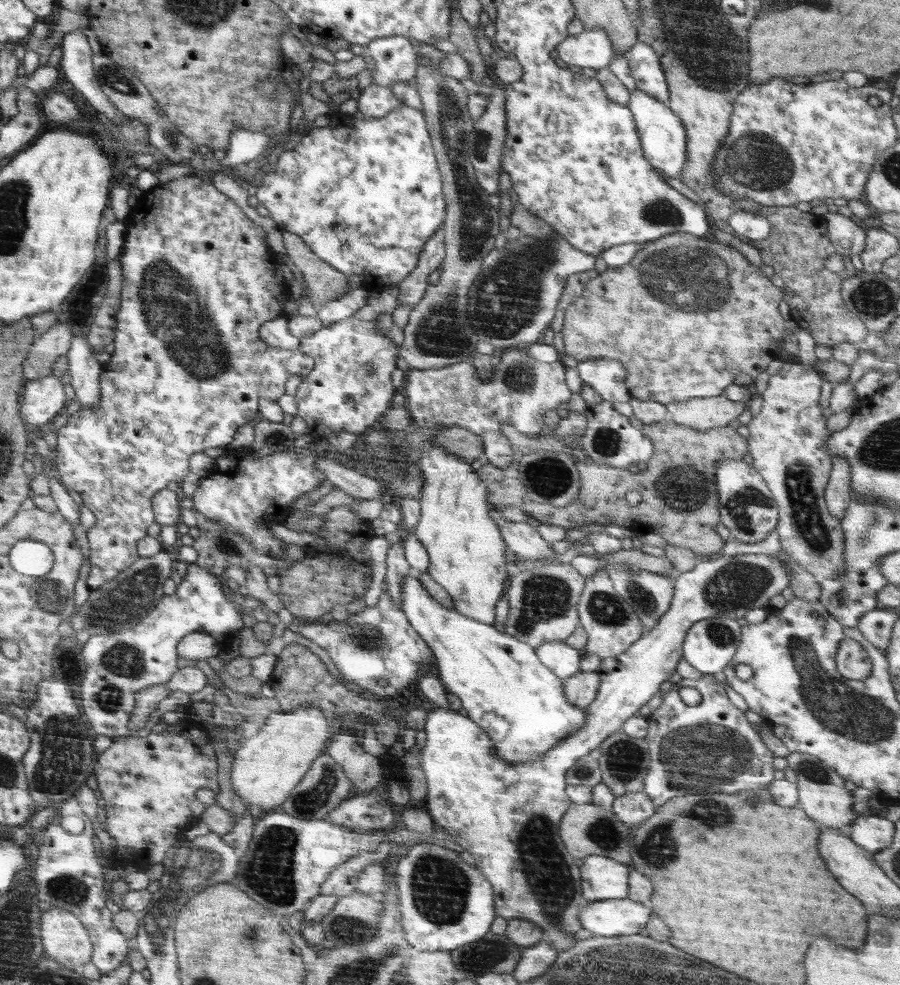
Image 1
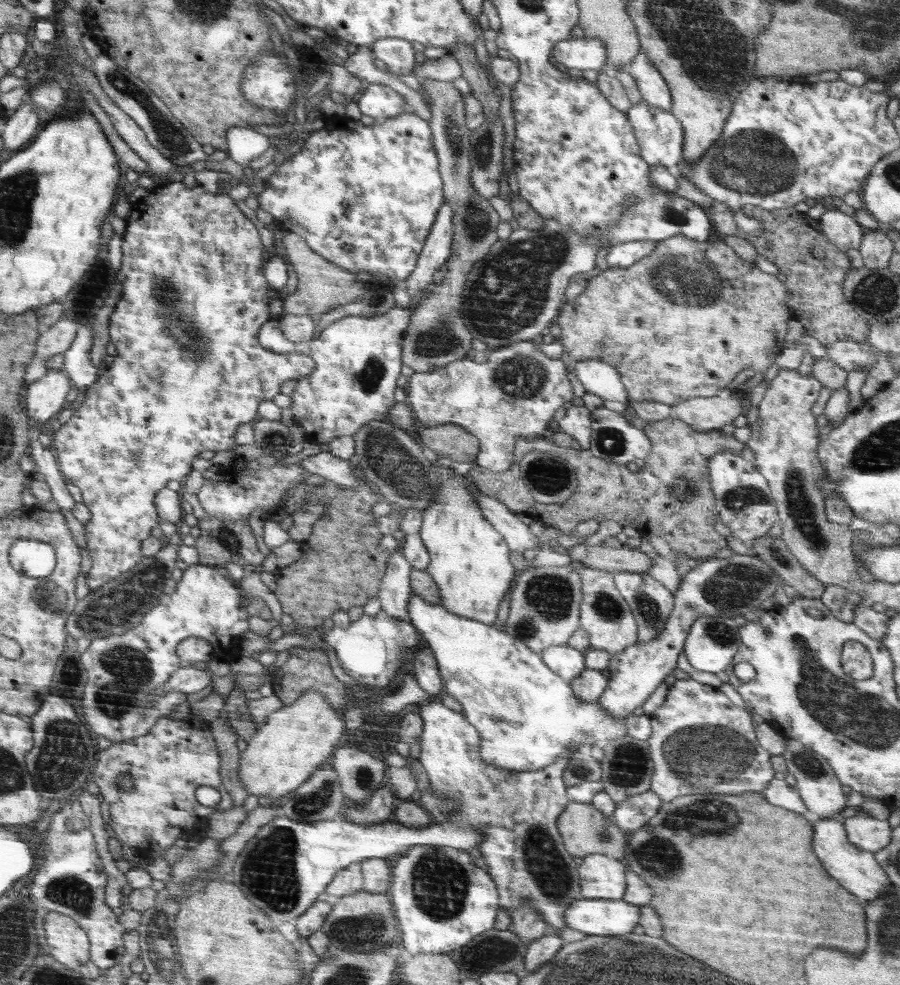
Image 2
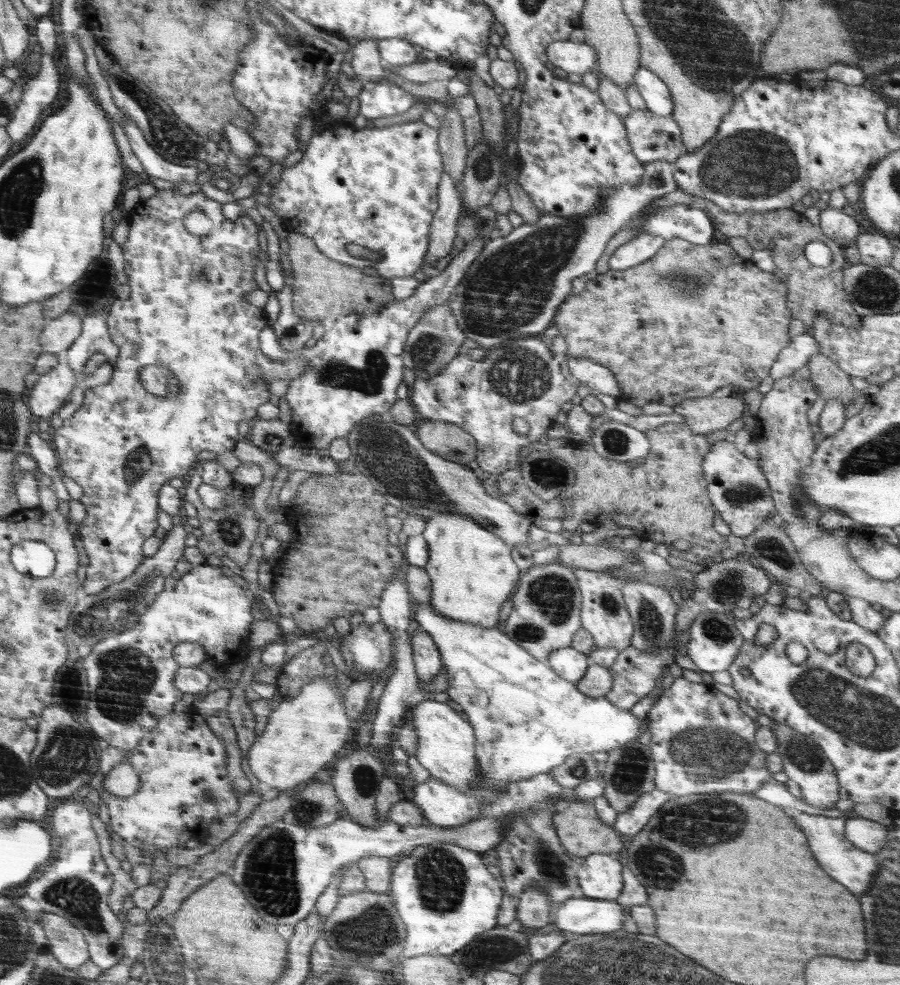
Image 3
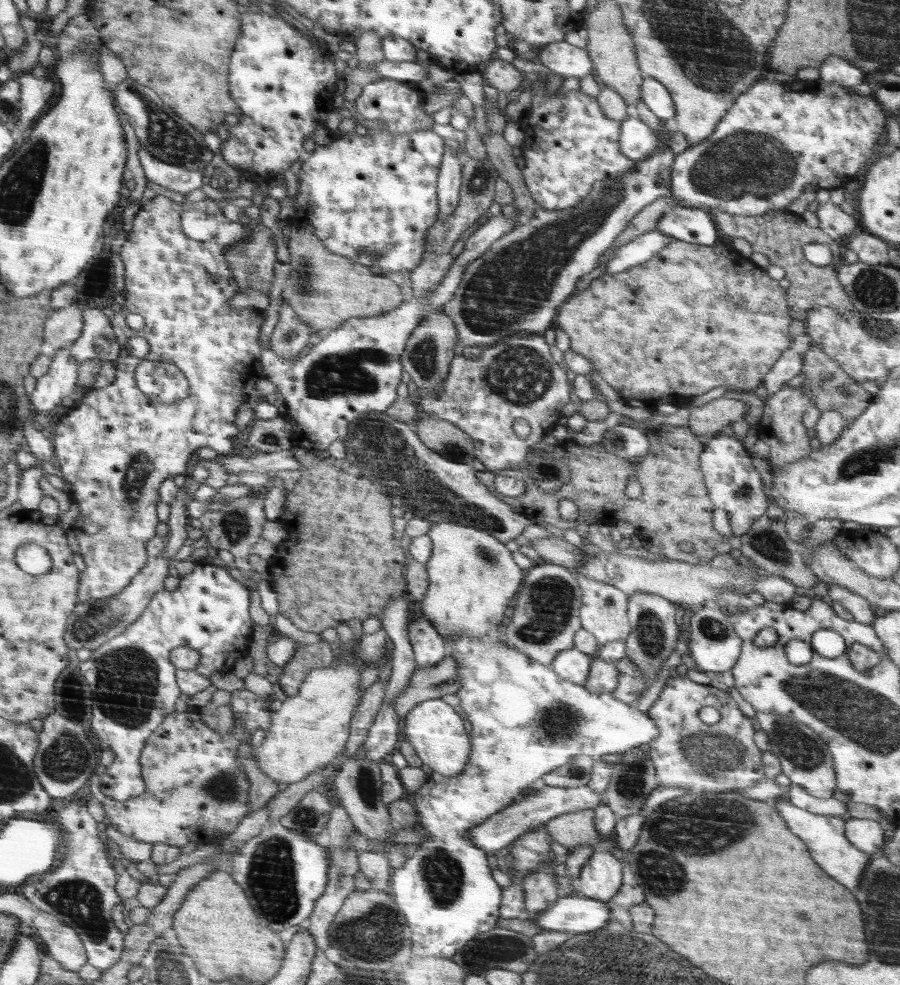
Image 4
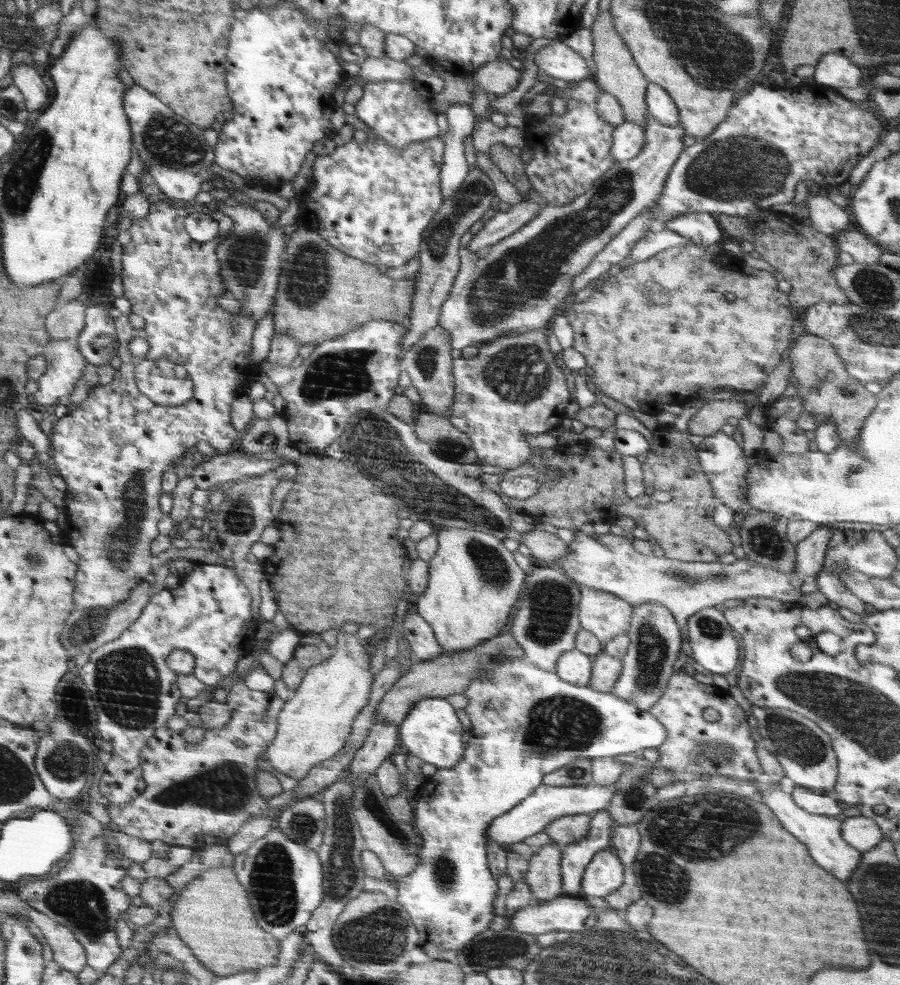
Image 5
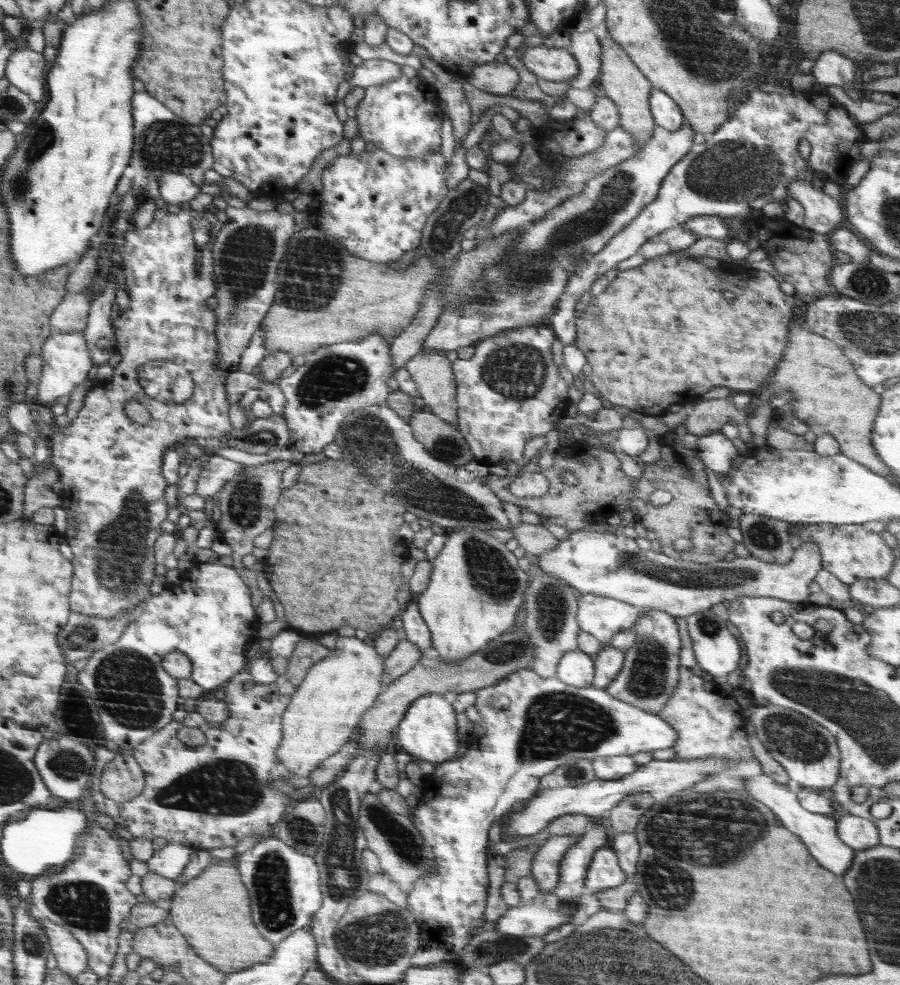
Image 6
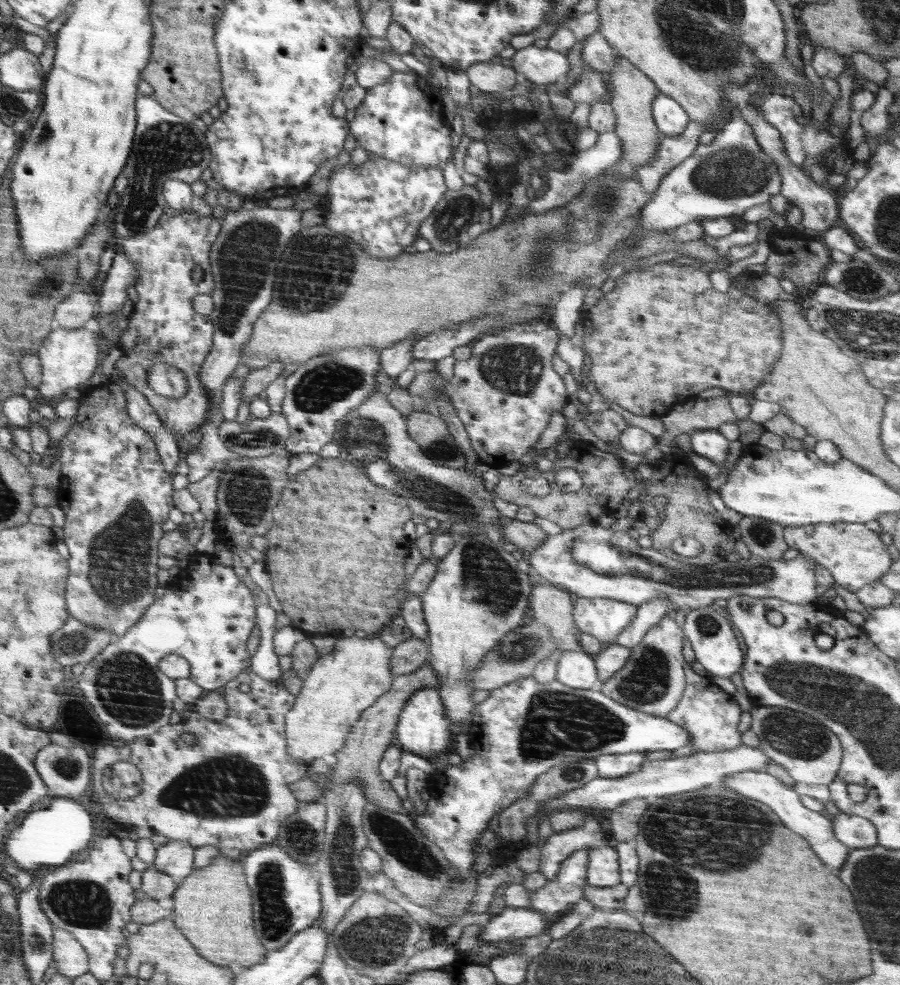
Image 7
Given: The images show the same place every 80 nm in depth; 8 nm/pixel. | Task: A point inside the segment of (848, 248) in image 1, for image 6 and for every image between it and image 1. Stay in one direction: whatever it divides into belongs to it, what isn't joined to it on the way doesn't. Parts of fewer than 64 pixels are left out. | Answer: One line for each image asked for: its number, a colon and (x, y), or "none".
2: (843, 231)
3: (842, 228)
4: (838, 224)
5: (826, 217)
6: (823, 215)

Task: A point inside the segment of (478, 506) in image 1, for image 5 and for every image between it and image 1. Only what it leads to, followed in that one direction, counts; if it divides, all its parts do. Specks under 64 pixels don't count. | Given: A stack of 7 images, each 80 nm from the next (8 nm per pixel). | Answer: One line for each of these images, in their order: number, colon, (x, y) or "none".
2: (469, 562)
3: (472, 574)
4: (472, 577)
5: (474, 582)

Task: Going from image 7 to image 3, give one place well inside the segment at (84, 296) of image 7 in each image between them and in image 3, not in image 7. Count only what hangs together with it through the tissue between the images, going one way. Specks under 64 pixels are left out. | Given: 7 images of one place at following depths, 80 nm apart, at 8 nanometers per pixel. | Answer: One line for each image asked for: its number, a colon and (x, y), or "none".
3: (60, 334)
4: (63, 328)
5: (67, 322)
6: (72, 314)

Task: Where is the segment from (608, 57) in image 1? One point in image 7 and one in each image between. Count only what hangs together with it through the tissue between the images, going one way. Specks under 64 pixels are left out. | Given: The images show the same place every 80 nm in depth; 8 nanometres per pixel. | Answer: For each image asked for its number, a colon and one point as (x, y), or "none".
2: (583, 53)
3: (573, 57)
4: (562, 58)
5: (557, 60)
6: (554, 64)
7: (542, 66)

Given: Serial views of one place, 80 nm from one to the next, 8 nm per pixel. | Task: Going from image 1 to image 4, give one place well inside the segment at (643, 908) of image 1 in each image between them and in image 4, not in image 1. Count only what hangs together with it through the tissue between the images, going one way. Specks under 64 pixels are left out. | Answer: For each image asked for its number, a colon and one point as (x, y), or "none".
2: (603, 917)
3: (584, 915)
4: (575, 913)

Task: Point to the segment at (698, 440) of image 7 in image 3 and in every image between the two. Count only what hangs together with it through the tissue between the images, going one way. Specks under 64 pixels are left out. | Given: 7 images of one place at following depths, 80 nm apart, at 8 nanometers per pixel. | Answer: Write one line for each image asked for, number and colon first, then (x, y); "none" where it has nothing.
3: (738, 489)
4: (732, 482)
5: (722, 459)
6: (715, 450)

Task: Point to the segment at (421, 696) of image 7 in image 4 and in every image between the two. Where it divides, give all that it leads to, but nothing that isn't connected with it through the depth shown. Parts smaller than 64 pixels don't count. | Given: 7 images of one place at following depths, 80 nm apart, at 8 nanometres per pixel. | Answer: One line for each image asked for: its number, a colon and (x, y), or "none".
4: (441, 738)
5: (432, 731)
6: (428, 731)

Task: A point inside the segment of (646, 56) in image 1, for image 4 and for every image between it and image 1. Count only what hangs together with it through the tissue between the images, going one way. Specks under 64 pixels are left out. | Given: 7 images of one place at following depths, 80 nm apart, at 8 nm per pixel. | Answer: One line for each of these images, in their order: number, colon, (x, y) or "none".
2: (654, 90)
3: (658, 99)
4: (655, 95)

